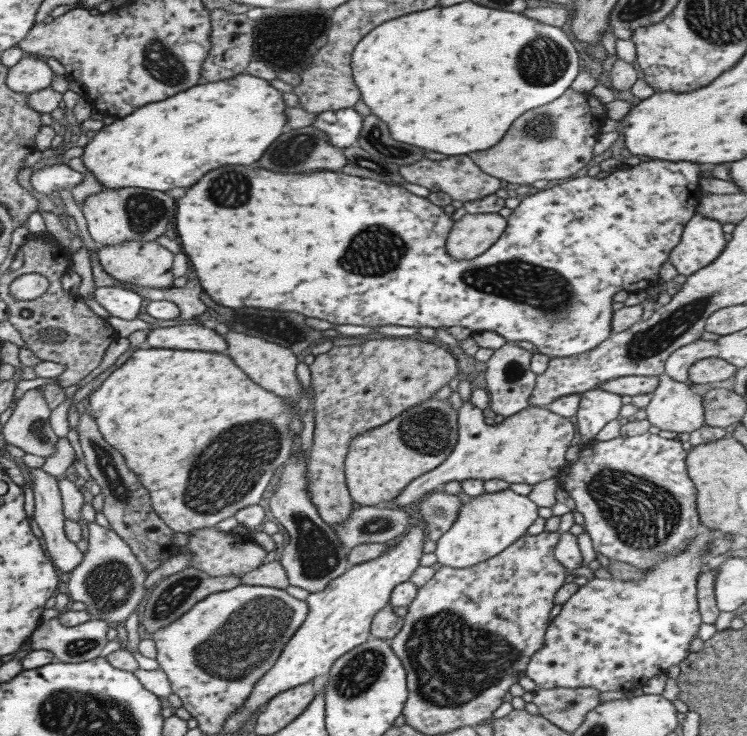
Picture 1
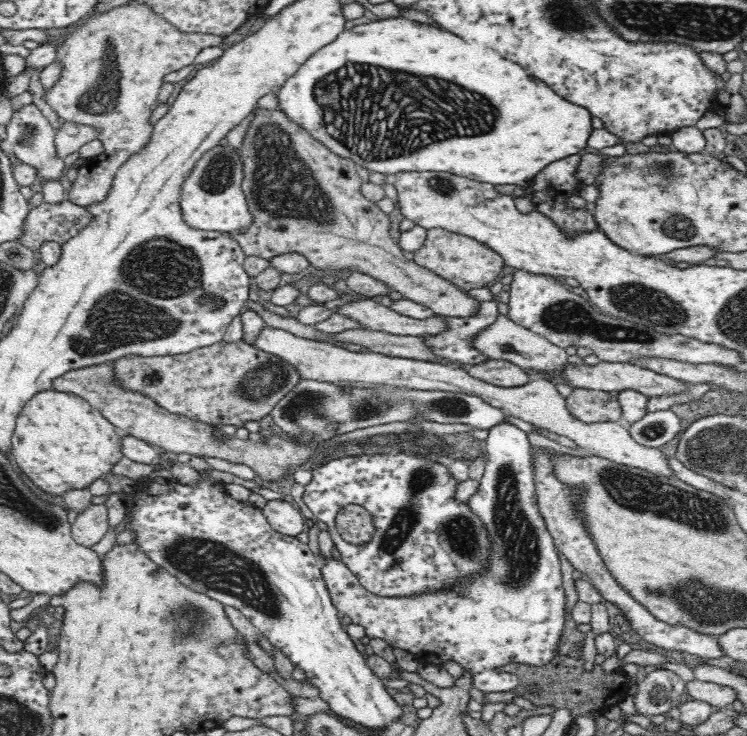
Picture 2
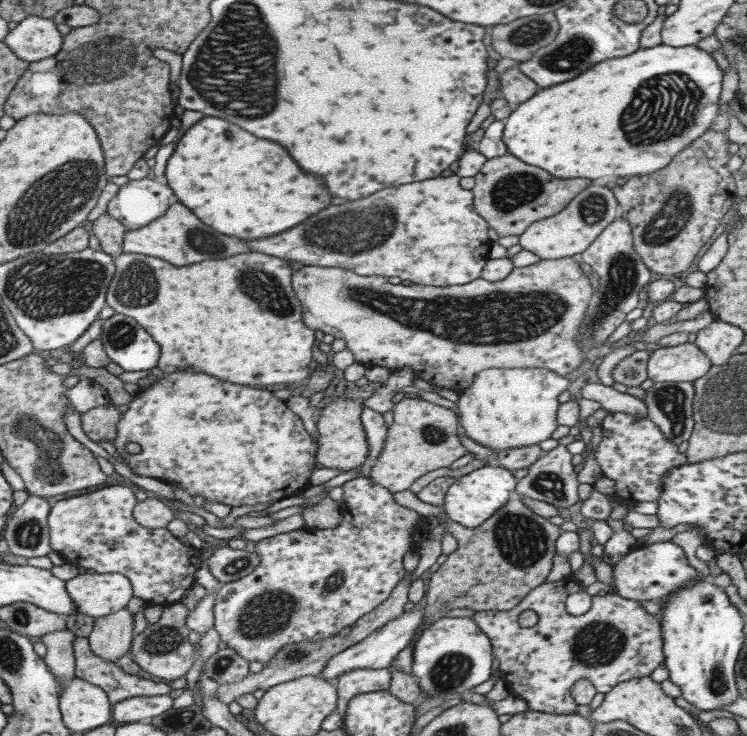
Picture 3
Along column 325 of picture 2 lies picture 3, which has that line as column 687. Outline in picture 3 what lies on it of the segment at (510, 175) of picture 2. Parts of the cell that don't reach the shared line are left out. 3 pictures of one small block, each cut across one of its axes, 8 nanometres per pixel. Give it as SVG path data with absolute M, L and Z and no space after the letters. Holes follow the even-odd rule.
M663 44L652 48L641 48L635 52L631 52L629 56L619 56L619 58L611 58L603 60L595 66L591 66L589 70L581 72L577 78L567 80L563 84L555 84L551 88L543 88L537 94L533 94L529 100L521 102L514 106L510 114L505 117L502 141L507 148L507 153L515 156L519 160L523 160L525 164L531 166L539 166L545 172L549 172L555 178L589 178L595 180L599 176L633 176L633 174L649 174L653 170L663 168L673 156L682 151L689 143L703 135L703 132L709 130L711 120L715 119L718 113L717 96L721 92L721 81L723 72L719 70L717 63L713 58L705 52L699 51L696 46L685 46L682 48L672 48Z

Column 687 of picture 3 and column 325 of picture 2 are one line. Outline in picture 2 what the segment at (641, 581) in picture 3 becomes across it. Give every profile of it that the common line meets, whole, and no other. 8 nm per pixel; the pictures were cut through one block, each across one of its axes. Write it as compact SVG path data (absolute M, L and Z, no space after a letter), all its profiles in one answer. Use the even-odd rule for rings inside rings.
M502 419L488 429L485 439L486 470L479 492L468 502L491 534L492 556L488 572L468 578L450 593L433 593L413 598L377 596L363 588L356 575L342 562L329 559L321 571L327 590L339 617L348 616L361 624L368 638L382 638L392 647L413 652L420 662L442 665L443 660L456 660L472 670L473 686L487 692L512 690L518 679L508 672L508 664L540 666L552 660L556 643L564 628L564 588L555 541L542 518L537 502L532 463L532 448L528 433Z

